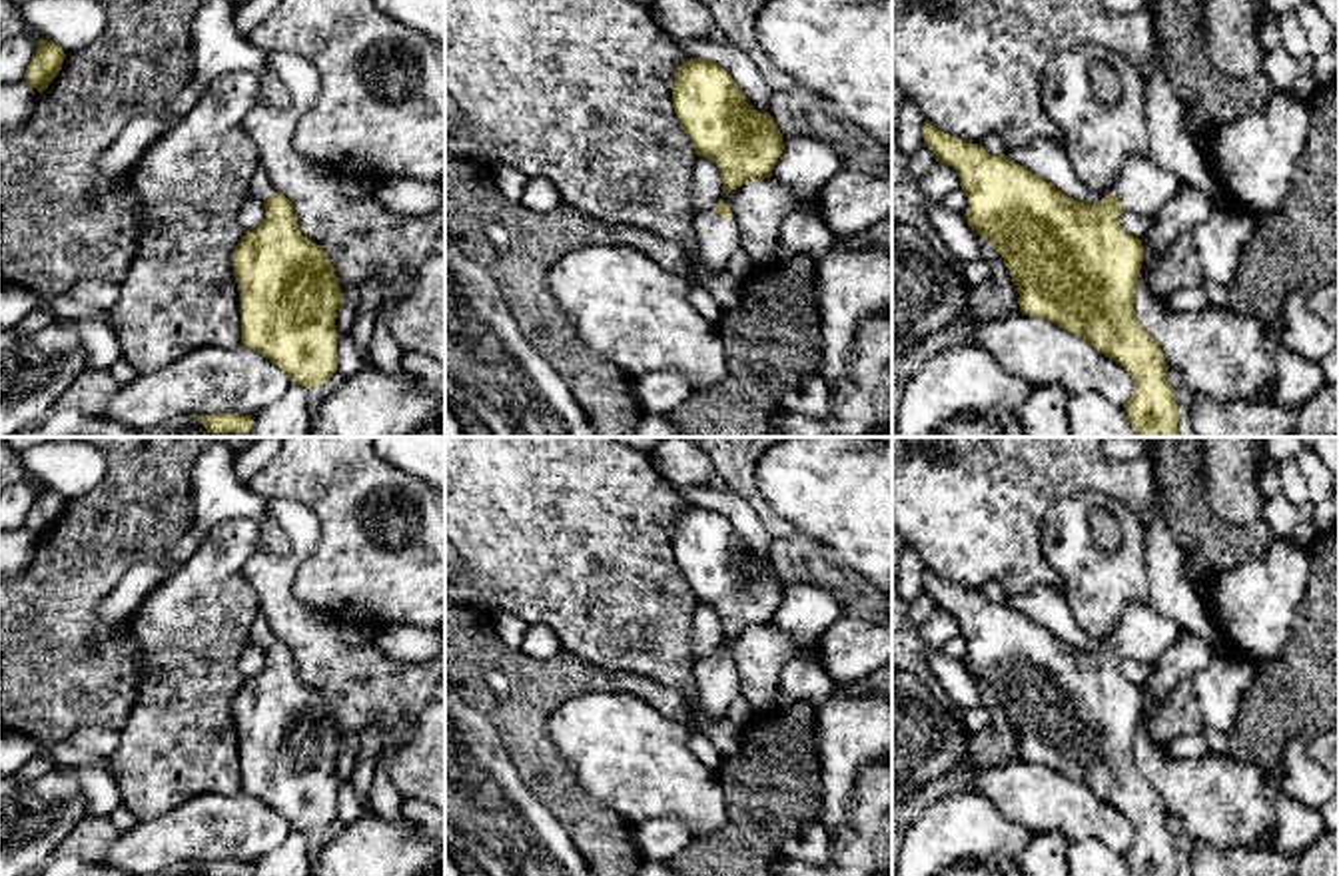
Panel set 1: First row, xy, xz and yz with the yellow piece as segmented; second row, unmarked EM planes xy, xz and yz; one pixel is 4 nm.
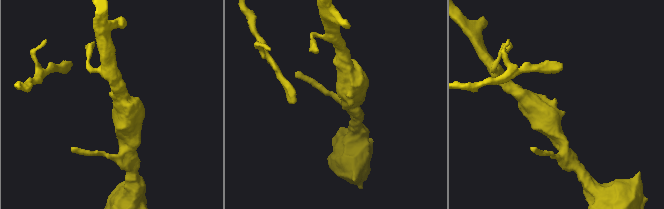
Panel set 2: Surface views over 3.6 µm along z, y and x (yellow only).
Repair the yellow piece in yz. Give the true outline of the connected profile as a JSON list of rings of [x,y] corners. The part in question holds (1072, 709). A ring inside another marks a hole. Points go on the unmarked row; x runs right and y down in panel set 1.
[[[928,567],[922,585],[936,609],[958,619],[968,645],[964,664],[1002,702],[1020,740],[1020,758],[1084,784],[1131,822],[1133,838],[1125,860],[1133,876],[1177,876],[1175,836],[1167,830],[1169,812],[1133,756],[1143,692],[1123,678],[1119,662],[1155,660],[1179,639],[1181,627],[1149,603],[1131,603],[1112,639],[1098,651],[1086,651],[1064,643],[1008,603],[990,603],[980,591],[944,581]]]

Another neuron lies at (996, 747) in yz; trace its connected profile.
[[[974,676],[980,692],[980,706],[992,716],[994,726],[984,732],[970,732],[966,760],[972,766],[1004,766],[1020,758],[1018,734],[996,694]]]

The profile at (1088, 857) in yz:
[[[1096,838],[1070,840],[1070,876],[1133,876],[1125,854],[1116,852]]]

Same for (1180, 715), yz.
[[[1193,674],[1177,680],[1169,698],[1153,708],[1145,724],[1159,744],[1169,744],[1177,736],[1199,734],[1203,730],[1205,724],[1193,696]]]

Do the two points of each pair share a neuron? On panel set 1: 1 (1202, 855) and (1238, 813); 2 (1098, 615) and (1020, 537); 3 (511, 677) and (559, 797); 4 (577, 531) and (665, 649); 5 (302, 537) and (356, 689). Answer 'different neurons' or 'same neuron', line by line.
1: different neurons
2: different neurons
3: same neuron
4: same neuron
5: same neuron

